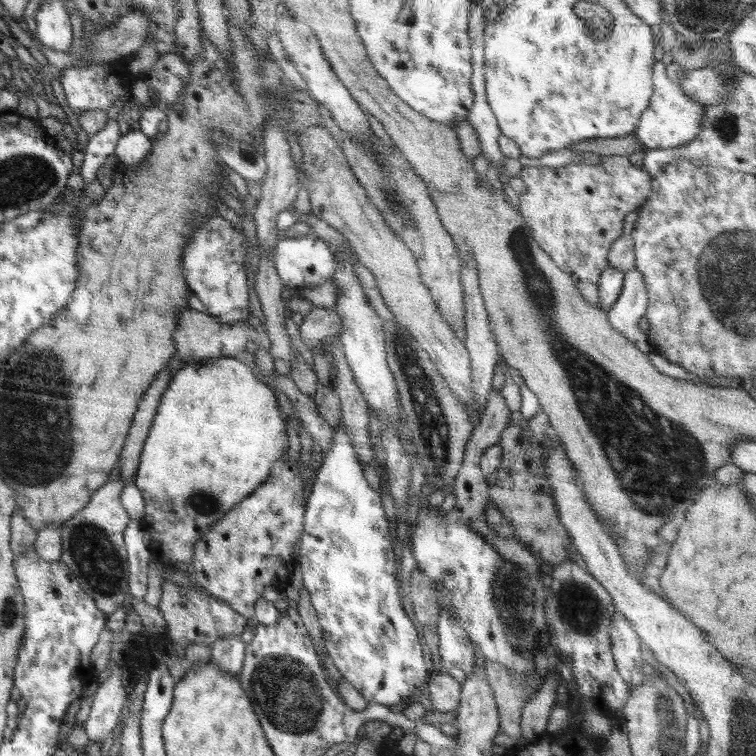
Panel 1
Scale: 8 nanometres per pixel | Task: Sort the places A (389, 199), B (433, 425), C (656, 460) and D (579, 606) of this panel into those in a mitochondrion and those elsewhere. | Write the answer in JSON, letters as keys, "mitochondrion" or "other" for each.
{"A":"mitochondrion","B":"mitochondrion","C":"mitochondrion","D":"mitochondrion"}

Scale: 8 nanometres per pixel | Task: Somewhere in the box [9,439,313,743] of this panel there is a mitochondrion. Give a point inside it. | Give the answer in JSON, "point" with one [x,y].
{"point":[91,549]}

